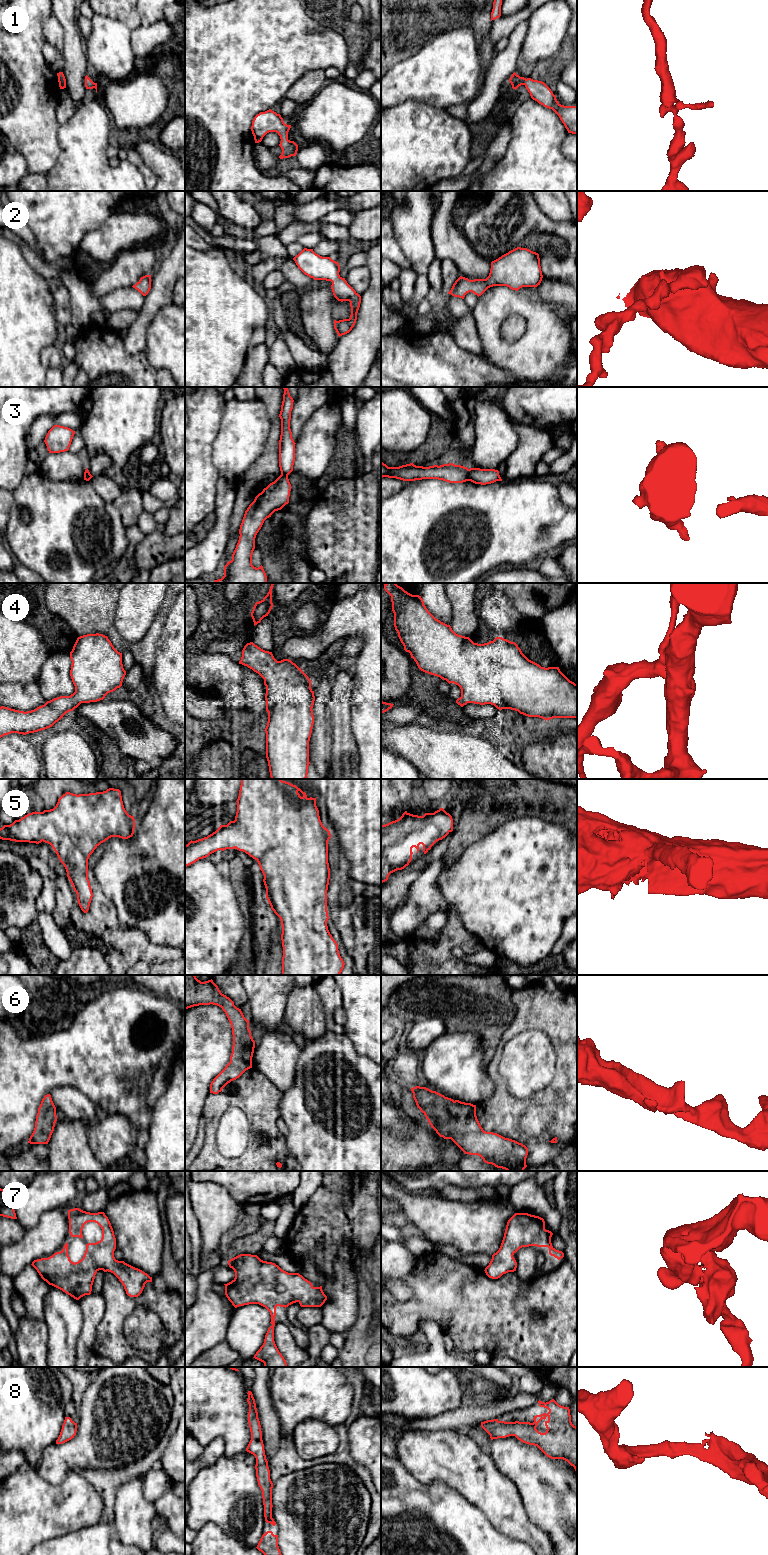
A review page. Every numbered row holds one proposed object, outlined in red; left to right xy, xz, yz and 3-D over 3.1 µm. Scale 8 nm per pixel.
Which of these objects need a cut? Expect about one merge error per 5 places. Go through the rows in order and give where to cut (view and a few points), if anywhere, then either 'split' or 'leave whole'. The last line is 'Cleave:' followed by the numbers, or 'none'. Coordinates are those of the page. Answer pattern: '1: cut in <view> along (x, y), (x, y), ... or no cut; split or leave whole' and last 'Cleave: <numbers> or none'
1: no cut; leave whole
2: no cut; leave whole
3: cut in yz along (468, 469), (469, 480); split
4: no cut; leave whole
5: no cut; leave whole
6: no cut; leave whole
7: no cut; leave whole
8: no cut; leave whole
Cleave: 3

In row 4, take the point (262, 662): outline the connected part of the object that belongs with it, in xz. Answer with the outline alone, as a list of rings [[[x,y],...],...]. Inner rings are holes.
[[[253,642],[242,650],[239,664],[247,666],[264,679],[266,686],[266,758],[271,779],[306,779],[308,775],[309,741],[314,724],[314,691],[311,680],[289,659],[277,661],[272,652],[265,651]]]

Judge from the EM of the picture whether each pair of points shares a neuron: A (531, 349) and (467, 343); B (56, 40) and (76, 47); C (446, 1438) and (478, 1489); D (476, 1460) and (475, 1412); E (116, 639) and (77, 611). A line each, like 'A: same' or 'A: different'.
A: different
B: different
C: same
D: different
E: same

